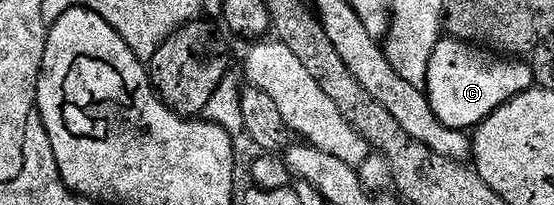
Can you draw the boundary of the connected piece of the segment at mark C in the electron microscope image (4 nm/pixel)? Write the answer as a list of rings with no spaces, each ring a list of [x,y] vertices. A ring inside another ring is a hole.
[[[441,38],[430,54],[426,95],[436,117],[457,130],[472,130],[506,102],[533,87],[532,69],[520,58],[505,58],[465,40]]]

